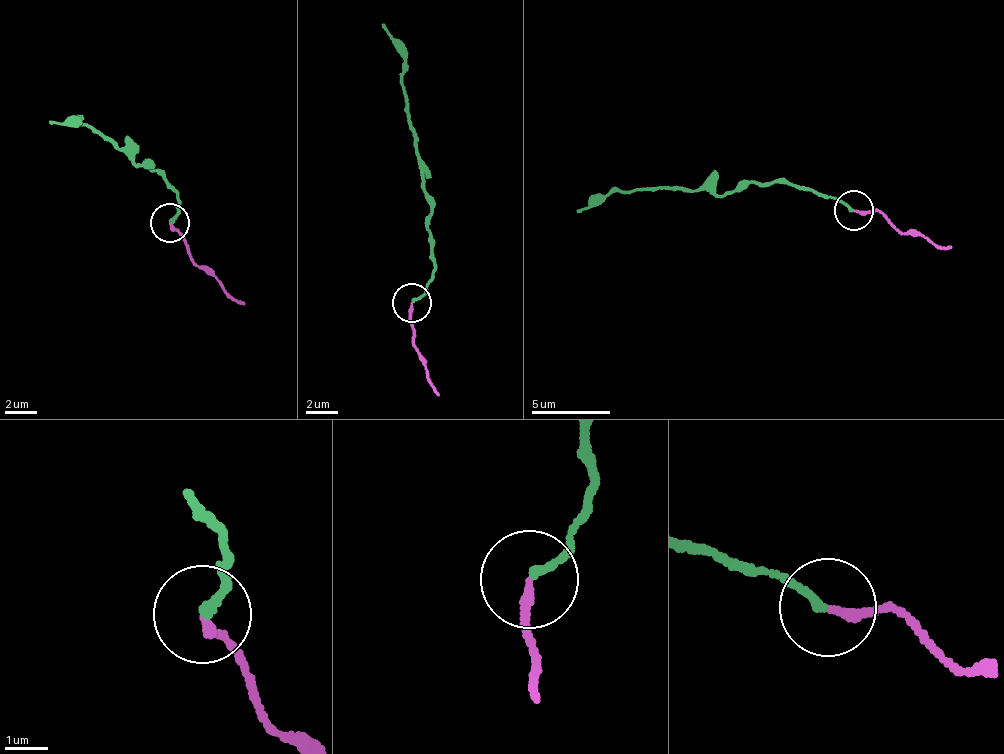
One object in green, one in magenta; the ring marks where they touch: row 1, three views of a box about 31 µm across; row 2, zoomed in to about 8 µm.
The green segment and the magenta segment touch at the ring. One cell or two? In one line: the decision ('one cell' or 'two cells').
one cell

